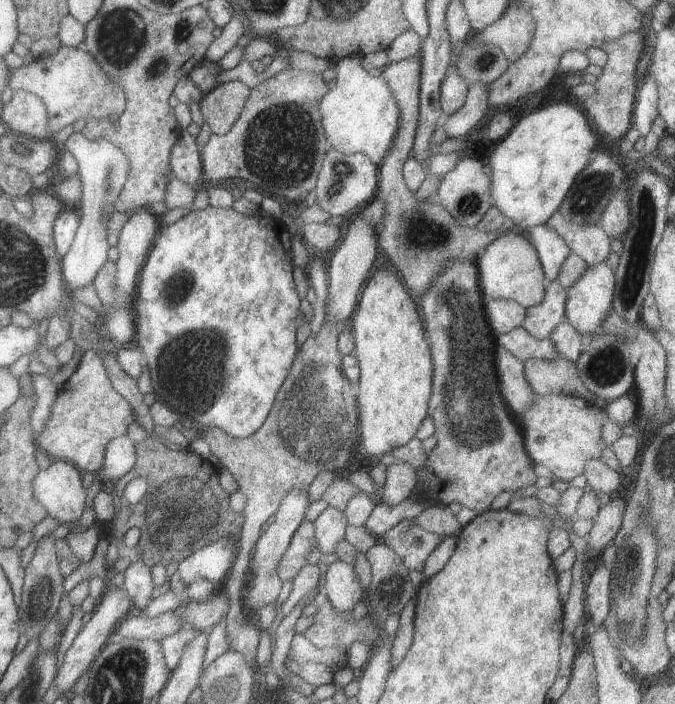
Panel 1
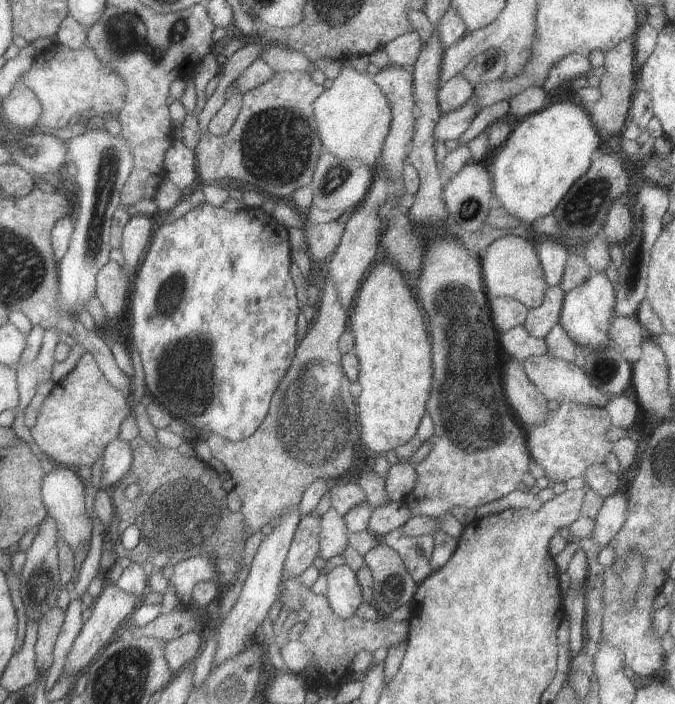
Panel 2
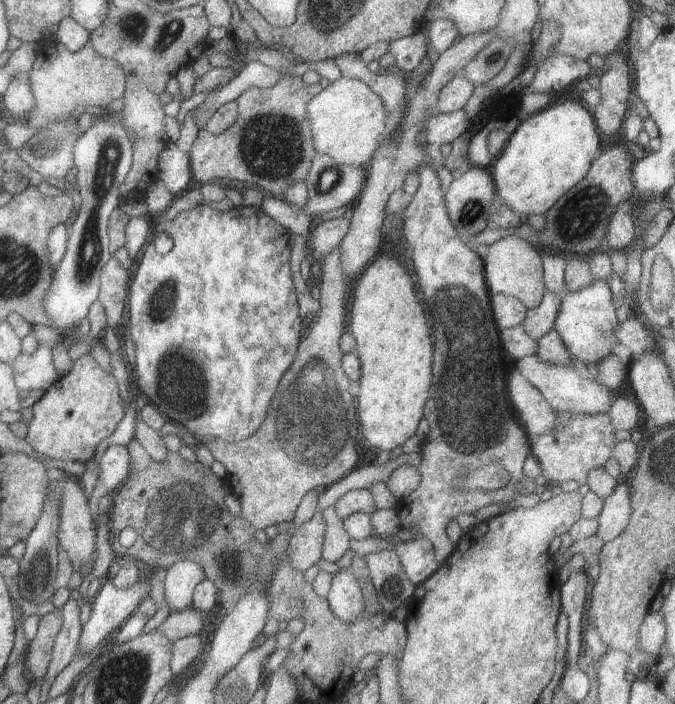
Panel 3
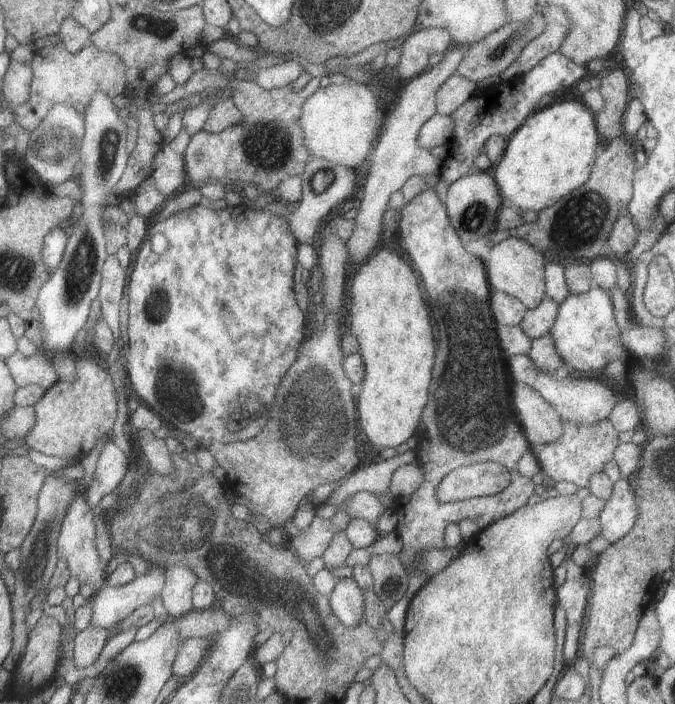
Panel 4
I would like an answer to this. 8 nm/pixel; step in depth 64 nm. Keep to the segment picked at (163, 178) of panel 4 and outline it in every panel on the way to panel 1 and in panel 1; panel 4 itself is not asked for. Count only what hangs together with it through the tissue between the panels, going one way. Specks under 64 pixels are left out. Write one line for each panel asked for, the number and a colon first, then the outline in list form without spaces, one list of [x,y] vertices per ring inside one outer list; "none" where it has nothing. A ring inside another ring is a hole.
1: [[[183,130],[179,134],[179,140],[171,150],[171,170],[175,180],[181,180],[193,186],[203,174],[201,148],[197,146],[197,140],[189,134],[189,130]]]
2: [[[173,138],[171,148],[165,152],[165,178],[185,190],[193,184],[197,174],[199,172],[195,164],[195,150],[189,150],[183,144],[183,138]]]
3: [[[167,142],[165,150],[159,154],[159,162],[157,162],[157,180],[163,182],[171,194],[175,196],[175,192],[181,192],[187,188],[189,180],[193,178],[191,172],[191,160],[187,152],[181,152],[175,142]]]

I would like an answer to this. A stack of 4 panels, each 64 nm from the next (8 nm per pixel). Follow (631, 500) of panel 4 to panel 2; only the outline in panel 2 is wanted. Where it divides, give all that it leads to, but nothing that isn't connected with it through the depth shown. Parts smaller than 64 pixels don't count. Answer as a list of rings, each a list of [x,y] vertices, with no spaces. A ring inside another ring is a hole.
[[[621,492],[607,496],[595,518],[595,530],[591,534],[593,542],[597,542],[599,546],[607,546],[619,532],[621,524],[625,522],[625,514],[627,514],[627,496]]]

